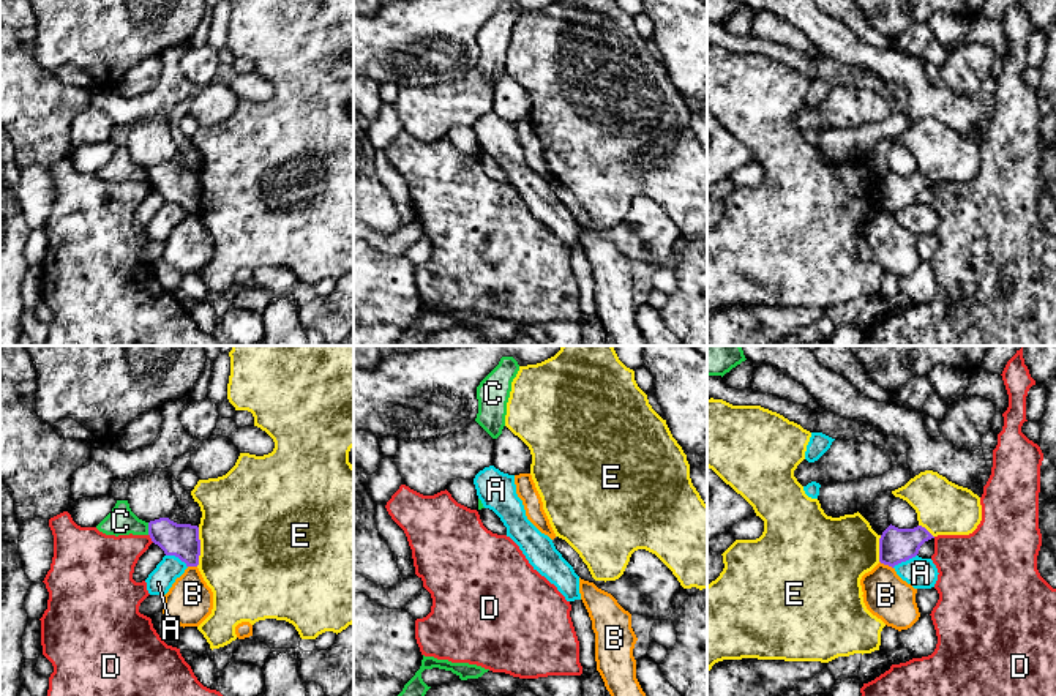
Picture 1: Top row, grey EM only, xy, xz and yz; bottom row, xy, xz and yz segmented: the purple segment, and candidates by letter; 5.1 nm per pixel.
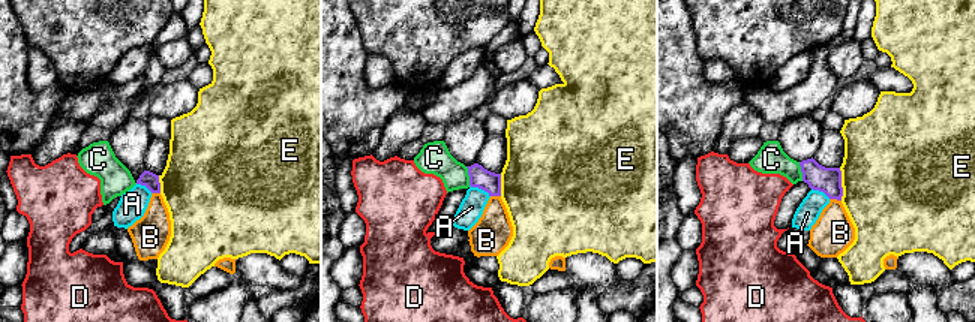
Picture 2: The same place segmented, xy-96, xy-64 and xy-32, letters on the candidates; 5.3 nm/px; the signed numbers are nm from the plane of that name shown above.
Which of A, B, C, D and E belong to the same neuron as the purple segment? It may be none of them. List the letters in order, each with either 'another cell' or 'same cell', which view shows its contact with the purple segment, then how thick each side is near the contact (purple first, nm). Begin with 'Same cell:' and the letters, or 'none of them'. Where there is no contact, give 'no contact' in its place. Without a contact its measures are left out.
Same cell: none of them
A: another cell; contact in yz; calibres 180 and 160 nm
B: another cell; contact in yz; calibres 180 and 240 nm
C: another cell; contact in xy; calibres 180 and 140 nm
D: another cell; contact in xy; calibres 180 and 260 nm
E: another cell; contact in xy; calibres 180 and 500 nm

